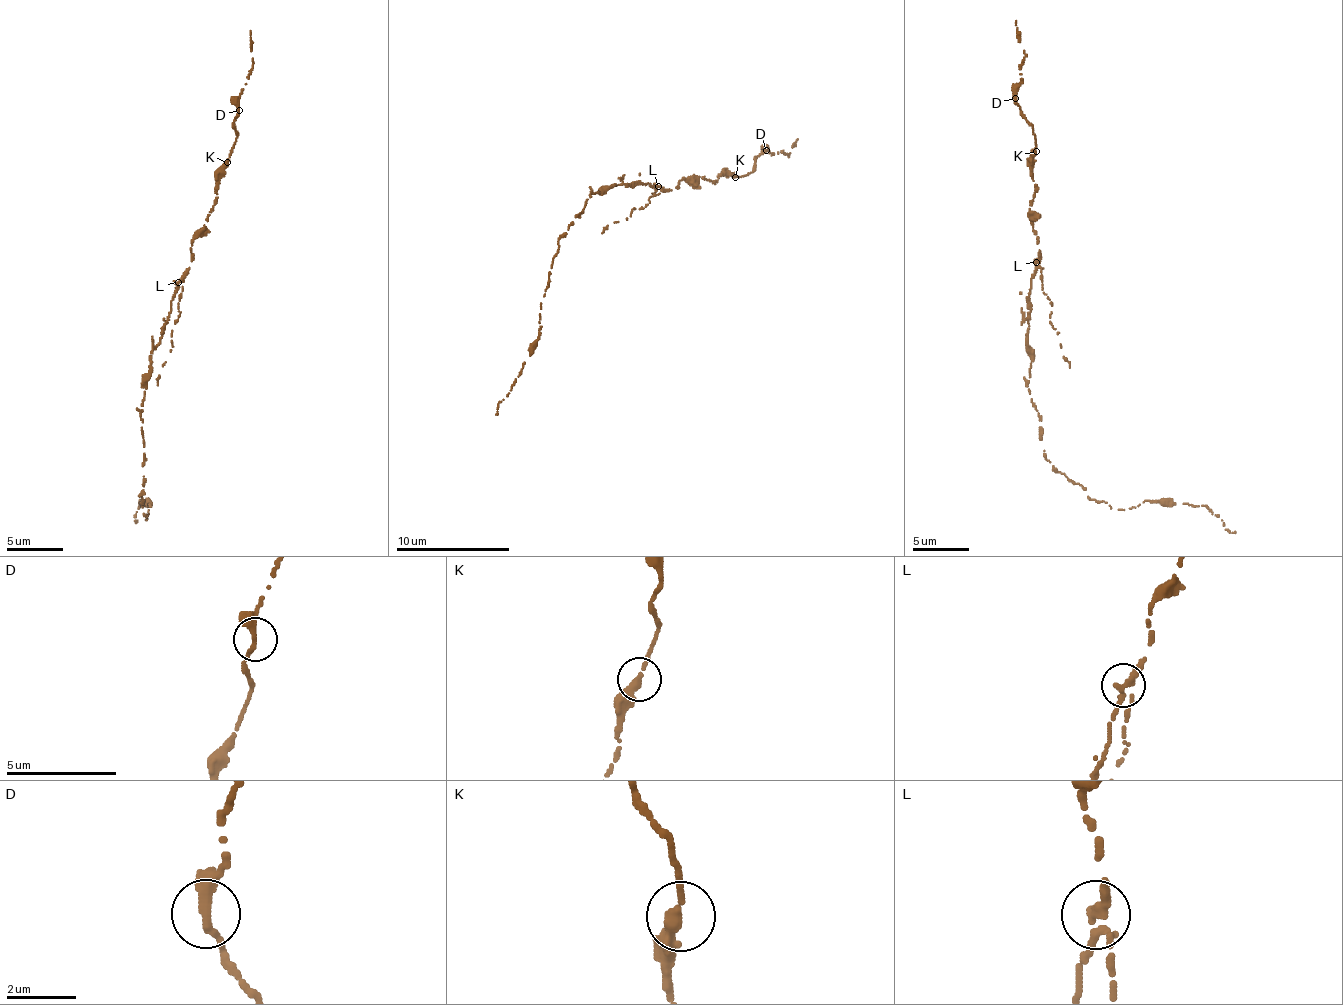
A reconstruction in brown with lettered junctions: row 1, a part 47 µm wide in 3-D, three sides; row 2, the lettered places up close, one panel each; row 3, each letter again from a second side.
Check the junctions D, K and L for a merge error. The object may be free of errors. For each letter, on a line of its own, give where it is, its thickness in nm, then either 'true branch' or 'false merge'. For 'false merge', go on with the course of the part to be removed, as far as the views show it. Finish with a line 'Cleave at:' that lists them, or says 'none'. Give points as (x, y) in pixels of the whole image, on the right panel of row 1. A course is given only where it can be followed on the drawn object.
D: at (1015, 98); 240 nm thick; true branch
K: at (1036, 151); 280 nm thick; true branch
L: at (1036, 262); 240 nm thick; false merge; foreign part runs (1037, 261), (1027, 384), (1043, 457), (1110, 507), (1147, 499), (1205, 506), (1236, 530)
Cleave at: L

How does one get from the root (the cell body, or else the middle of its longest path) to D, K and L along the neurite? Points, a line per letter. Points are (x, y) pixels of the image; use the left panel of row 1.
D: (151, 372), (177, 282), (192, 262), (191, 240), (215, 203), (217, 168), (235, 143), (239, 110)
K: (151, 372), (152, 349), (161, 341), (177, 282), (192, 262), (191, 240), (208, 221), (217, 171), (227, 162)
L: (151, 372), (152, 349), (161, 341), (161, 327), (170, 313), (170, 302), (177, 293), (177, 281)

